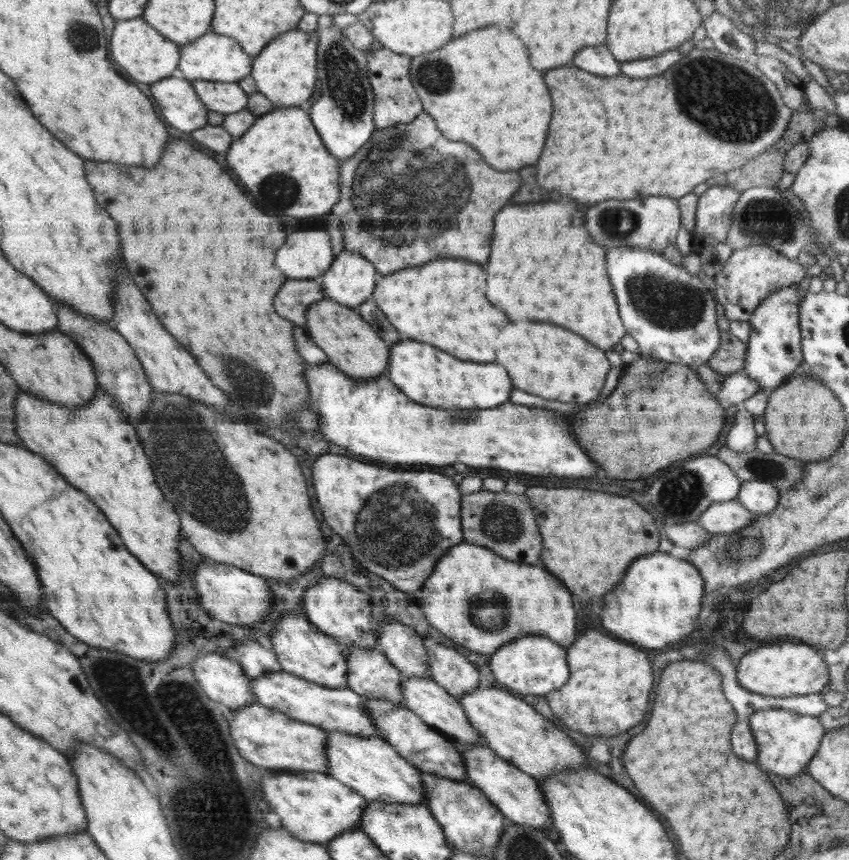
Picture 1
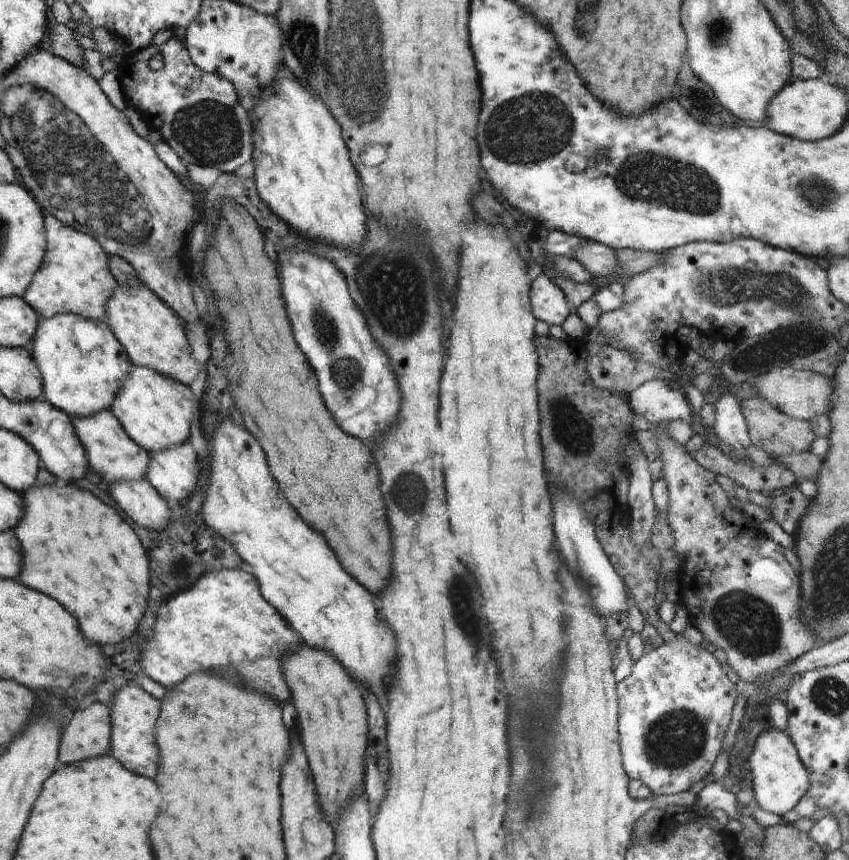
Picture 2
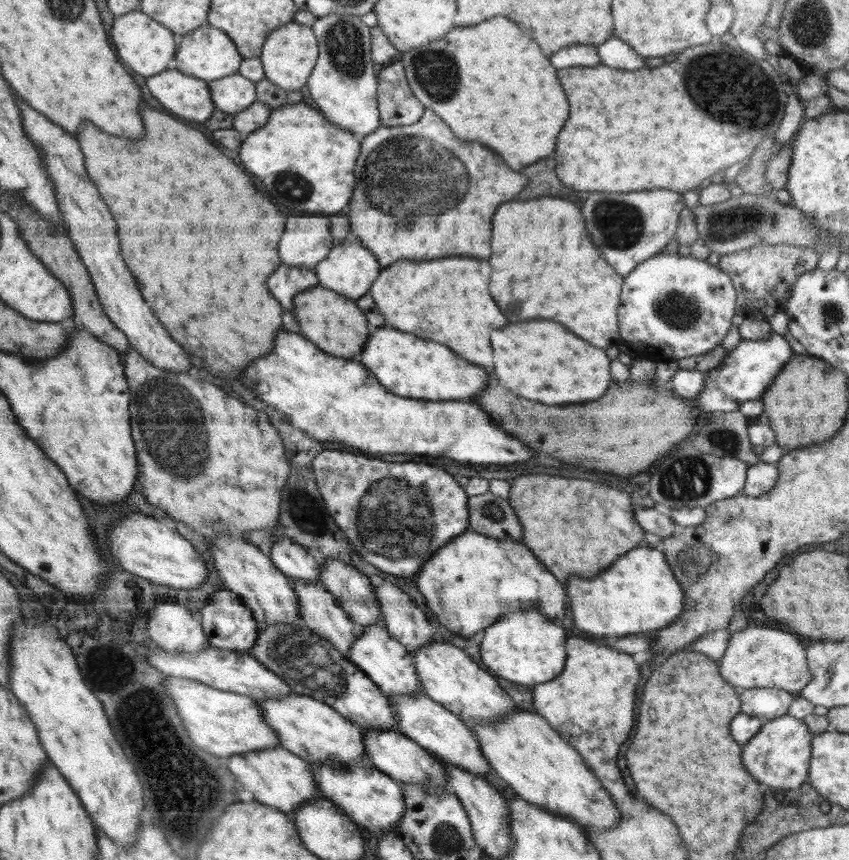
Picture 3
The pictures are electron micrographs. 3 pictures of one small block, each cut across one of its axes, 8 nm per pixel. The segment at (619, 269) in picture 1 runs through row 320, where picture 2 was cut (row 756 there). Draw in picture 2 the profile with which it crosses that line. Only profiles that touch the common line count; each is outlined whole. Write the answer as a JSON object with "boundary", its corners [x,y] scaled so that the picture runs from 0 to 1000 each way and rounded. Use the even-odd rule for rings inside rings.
{"boundary":[[[796,736],[789,747],[759,758],[747,770],[742,786],[727,794],[733,891],[741,907],[759,909],[770,924],[788,924],[812,920],[816,912],[835,903],[849,874],[868,814],[867,795],[857,788],[855,780],[841,760],[824,750],[814,749],[803,736]]]}

